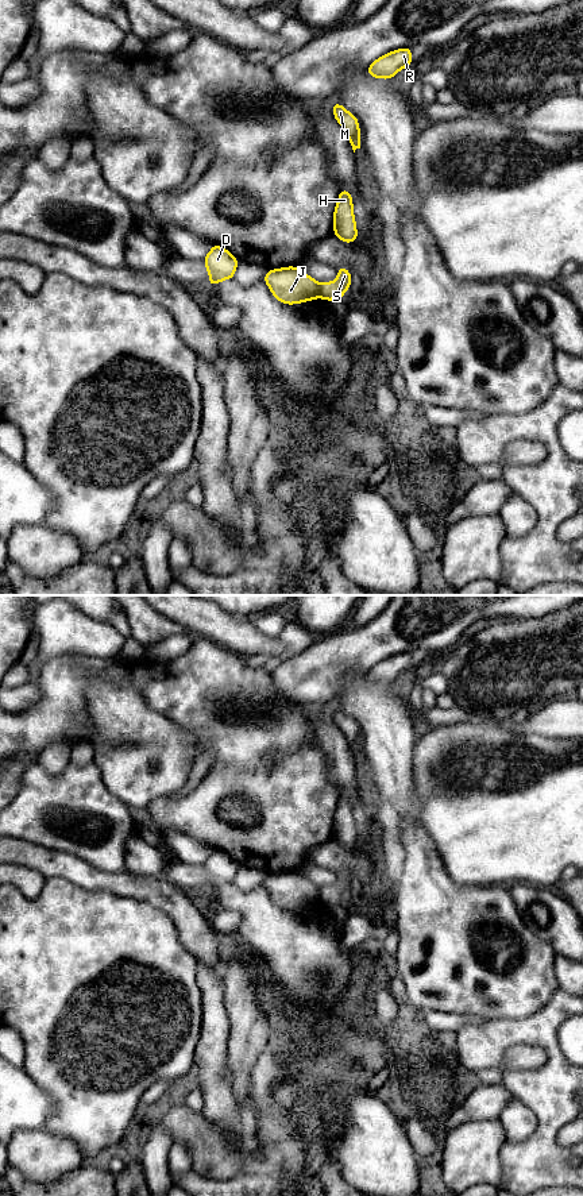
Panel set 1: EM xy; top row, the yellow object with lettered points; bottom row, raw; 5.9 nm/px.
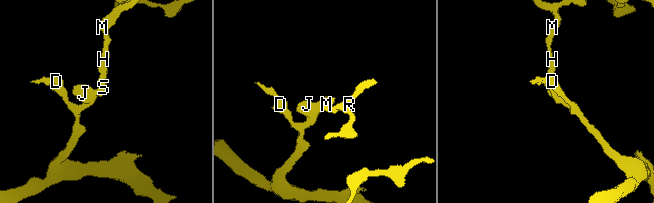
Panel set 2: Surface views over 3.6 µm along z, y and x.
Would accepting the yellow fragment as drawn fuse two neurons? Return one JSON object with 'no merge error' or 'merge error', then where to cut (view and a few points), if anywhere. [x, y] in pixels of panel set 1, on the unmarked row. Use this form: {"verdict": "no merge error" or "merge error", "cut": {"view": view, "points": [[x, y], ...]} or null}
{"verdict": "merge error", "cut": {"view": "xy", "points": [[321, 888], [319, 901]]}}

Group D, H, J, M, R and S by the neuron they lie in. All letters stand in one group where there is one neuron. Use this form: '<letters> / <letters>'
D J / H M R S

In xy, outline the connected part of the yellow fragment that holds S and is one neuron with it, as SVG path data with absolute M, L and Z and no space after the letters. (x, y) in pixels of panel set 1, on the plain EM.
M336 872L339 881L335 886L320 890L320 902L325 906L343 904L343 899L351 892L351 877L345 872Z

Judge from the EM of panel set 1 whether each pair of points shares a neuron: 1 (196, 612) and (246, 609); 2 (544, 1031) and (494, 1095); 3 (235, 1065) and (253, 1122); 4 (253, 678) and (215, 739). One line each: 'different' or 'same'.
1: different
2: different
3: different
4: same

